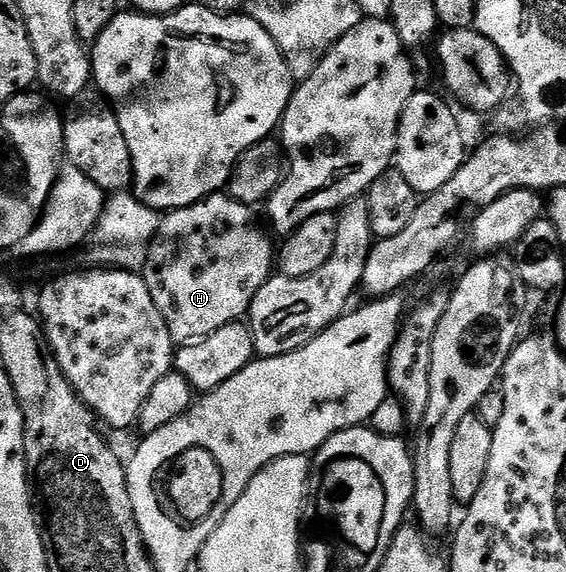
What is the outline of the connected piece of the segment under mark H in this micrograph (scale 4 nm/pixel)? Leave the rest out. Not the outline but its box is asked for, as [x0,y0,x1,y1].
[143,192,275,344]

